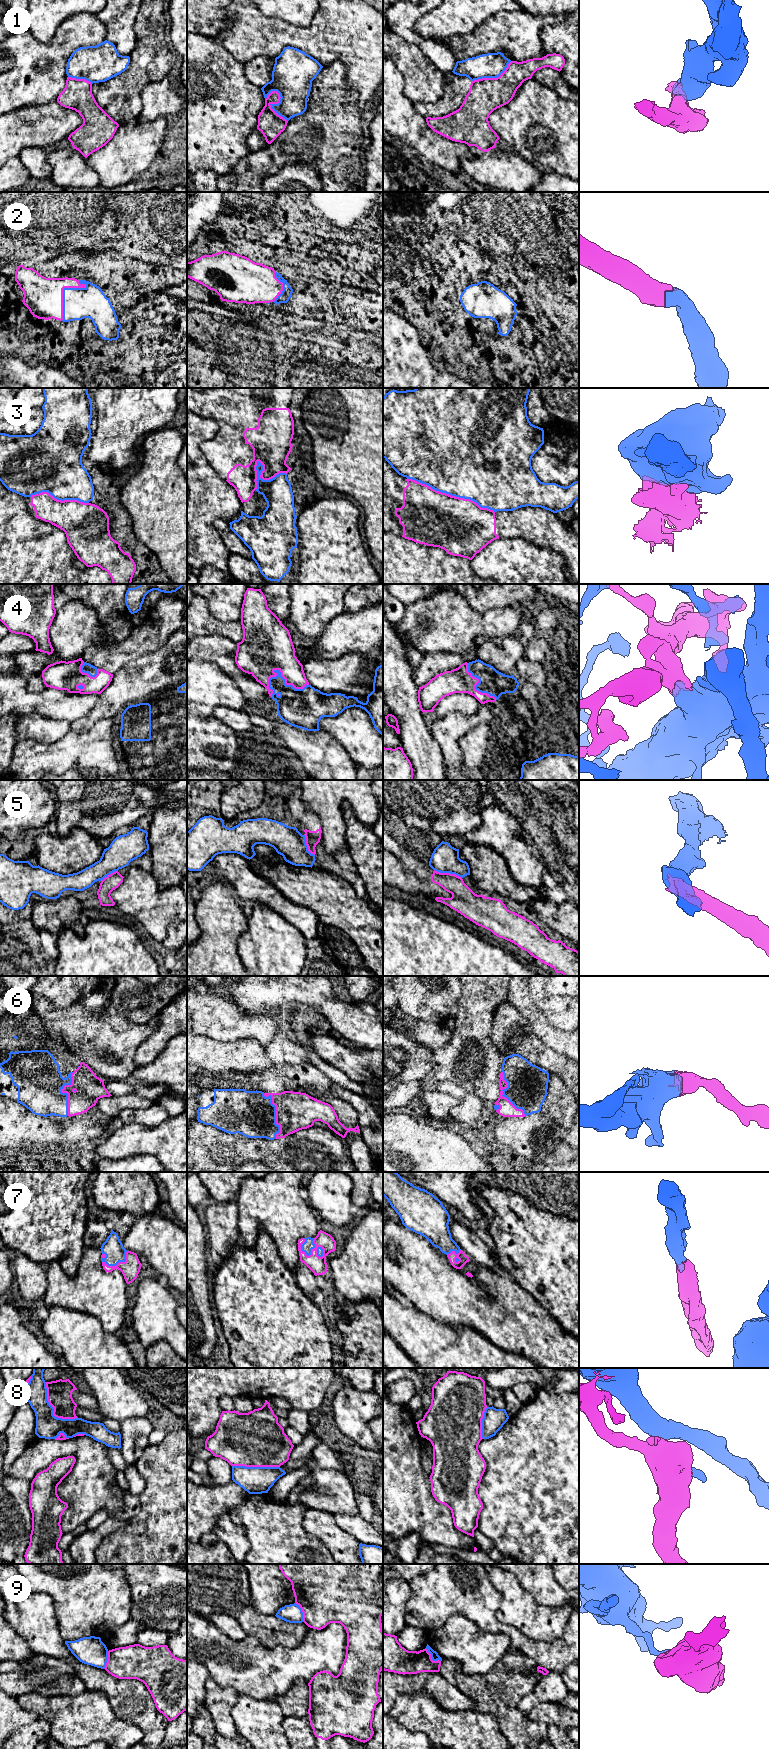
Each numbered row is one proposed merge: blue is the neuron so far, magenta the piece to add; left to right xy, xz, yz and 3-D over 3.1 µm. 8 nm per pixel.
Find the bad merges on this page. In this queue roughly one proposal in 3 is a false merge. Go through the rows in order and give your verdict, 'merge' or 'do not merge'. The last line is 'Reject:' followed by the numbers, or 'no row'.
1: do not merge
2: merge
3: do not merge
4: merge
5: do not merge
6: merge
7: merge
8: do not merge
9: do not merge
Reject: 1, 3, 5, 8, 9

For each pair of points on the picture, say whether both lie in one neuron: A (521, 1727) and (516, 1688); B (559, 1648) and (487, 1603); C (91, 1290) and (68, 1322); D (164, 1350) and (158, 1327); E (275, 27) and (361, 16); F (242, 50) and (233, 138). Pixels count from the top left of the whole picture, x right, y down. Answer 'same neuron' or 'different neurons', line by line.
A: same neuron
B: same neuron
C: different neurons
D: different neurons
E: same neuron
F: different neurons

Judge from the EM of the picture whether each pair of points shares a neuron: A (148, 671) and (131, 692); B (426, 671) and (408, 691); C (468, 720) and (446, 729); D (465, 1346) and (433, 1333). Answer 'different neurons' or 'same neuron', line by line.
A: same neuron
B: different neurons
C: same neuron
D: same neuron

